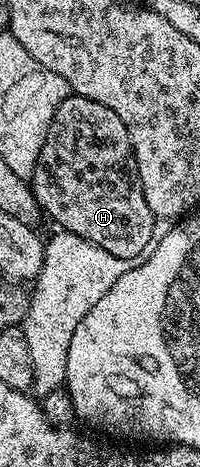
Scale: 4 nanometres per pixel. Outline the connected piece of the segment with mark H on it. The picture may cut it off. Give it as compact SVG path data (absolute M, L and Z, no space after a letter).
M67 96L65 102L57 106L57 114L53 114L45 146L41 146L29 183L40 208L59 223L62 231L77 234L85 238L85 242L93 242L93 246L101 246L101 250L109 250L109 254L130 261L142 257L152 247L157 218L153 210L149 210L149 202L145 202L141 190L129 130L125 130L125 122L121 122L109 106L101 106L101 102L93 102L93 98Z

